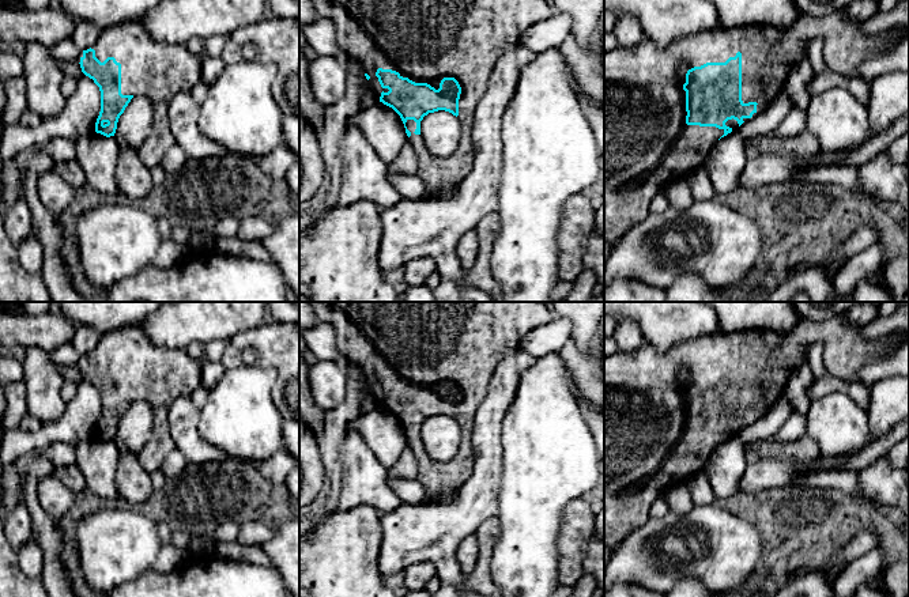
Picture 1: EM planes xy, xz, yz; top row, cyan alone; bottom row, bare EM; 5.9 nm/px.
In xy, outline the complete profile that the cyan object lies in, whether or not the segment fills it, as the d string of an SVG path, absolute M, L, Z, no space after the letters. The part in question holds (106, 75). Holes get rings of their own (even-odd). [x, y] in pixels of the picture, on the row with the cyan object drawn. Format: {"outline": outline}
{"outline": "M135 20L101 29L94 46L80 50L76 61L80 64L82 72L93 79L101 91L97 133L106 137L114 136L118 118L131 99L135 95L150 99L154 112L152 132L136 151L148 169L158 166L165 152L177 144L169 126L169 105L177 94L191 92L201 80L201 58L192 54L182 44L155 41L142 23Z"}

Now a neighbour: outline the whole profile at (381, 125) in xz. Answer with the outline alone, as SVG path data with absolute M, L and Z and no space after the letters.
M382 102L359 110L347 120L347 125L357 126L377 156L385 163L391 163L397 158L408 139L400 116Z

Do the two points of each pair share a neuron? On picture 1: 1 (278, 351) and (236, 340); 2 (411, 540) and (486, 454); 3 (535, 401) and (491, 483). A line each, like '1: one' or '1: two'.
1: one
2: one
3: two

